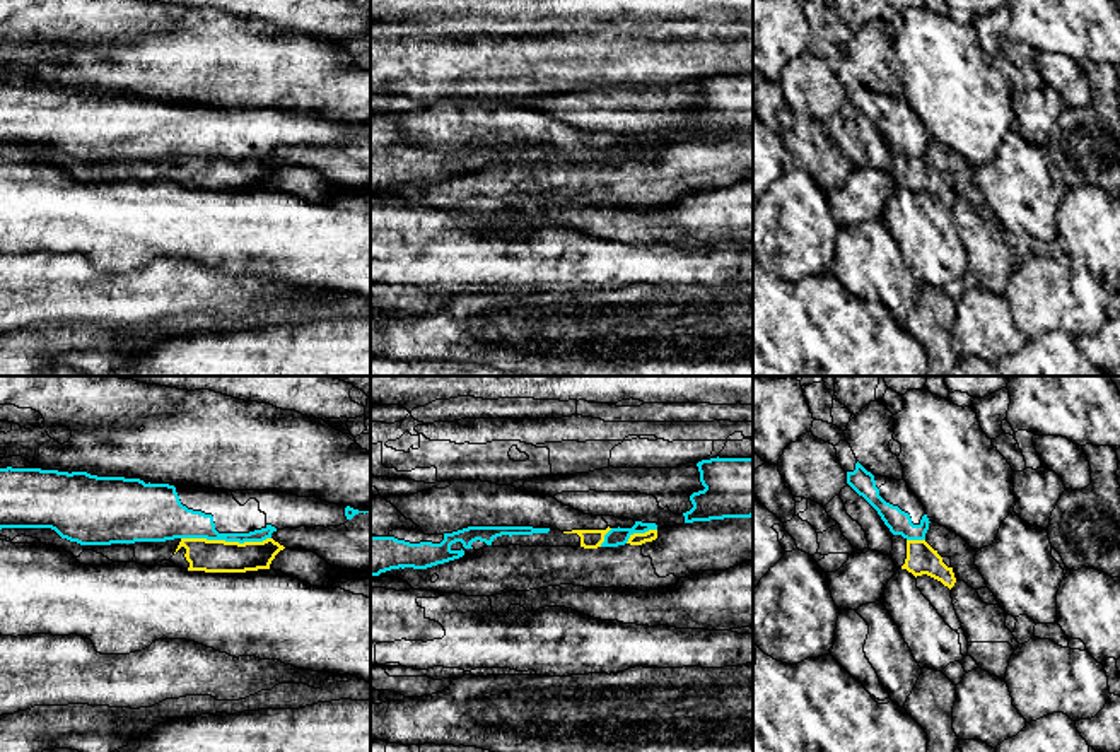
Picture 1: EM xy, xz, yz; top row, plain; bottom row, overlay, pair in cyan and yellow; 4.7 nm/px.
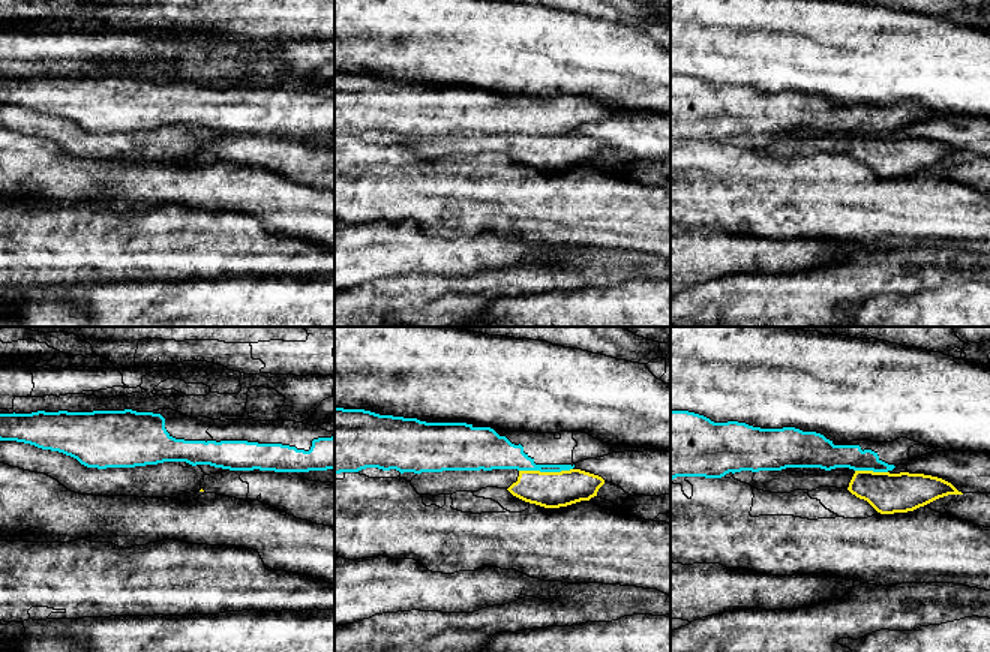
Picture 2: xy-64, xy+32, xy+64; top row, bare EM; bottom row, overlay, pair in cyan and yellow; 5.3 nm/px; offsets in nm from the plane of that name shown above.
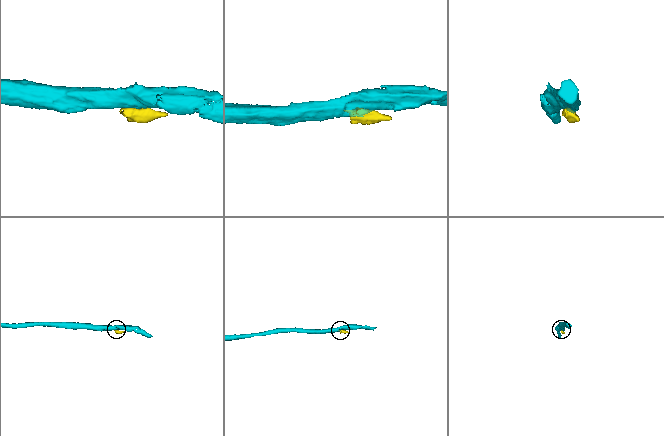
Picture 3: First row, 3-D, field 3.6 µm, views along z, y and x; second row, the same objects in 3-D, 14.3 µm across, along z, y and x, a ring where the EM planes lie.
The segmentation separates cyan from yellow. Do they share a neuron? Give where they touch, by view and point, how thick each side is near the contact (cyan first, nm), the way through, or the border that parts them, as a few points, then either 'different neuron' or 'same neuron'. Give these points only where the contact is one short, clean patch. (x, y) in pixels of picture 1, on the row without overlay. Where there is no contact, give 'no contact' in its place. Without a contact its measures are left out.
meets cyan in xy at (226, 158); 160 nm thick on the cyan side, 160 nm on the other; different neuron

